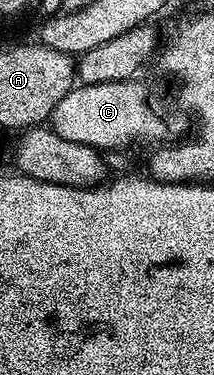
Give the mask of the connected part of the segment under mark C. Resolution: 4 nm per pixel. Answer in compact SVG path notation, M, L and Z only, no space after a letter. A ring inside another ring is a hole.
M141 80L117 81L116 83L96 83L95 85L79 84L68 91L60 103L52 111L49 124L55 133L72 143L91 145L93 149L107 151L106 149L126 149L137 141L158 141L166 133L166 125L158 118L156 110L150 106L150 93L141 85Z

